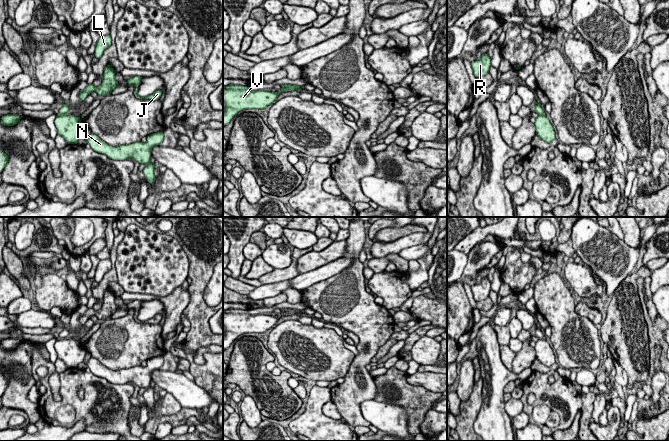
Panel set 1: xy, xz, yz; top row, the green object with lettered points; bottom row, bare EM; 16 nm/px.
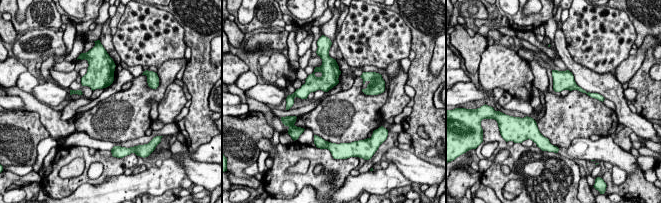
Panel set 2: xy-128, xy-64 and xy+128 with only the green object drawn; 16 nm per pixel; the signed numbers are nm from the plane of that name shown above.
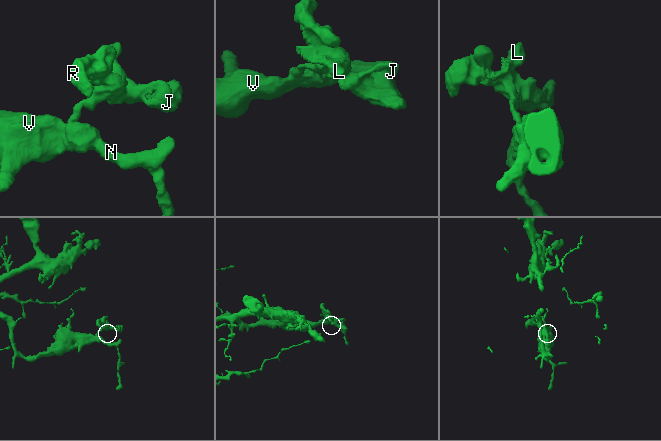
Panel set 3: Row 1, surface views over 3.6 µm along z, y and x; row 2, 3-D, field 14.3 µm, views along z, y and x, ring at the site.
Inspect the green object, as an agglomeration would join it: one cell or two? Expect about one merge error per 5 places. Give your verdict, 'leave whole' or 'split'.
split

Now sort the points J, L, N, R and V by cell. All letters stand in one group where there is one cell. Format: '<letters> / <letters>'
J L R / N V

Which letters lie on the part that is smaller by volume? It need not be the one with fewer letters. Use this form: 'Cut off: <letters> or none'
Cut off: J, L, R

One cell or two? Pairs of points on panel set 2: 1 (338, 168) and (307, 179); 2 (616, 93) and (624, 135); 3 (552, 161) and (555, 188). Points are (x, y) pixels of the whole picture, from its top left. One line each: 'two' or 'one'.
1: one
2: two
3: one

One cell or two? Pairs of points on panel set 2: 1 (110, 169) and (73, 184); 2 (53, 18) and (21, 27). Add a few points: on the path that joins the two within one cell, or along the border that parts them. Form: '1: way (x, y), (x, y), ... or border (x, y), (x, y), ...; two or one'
1: way (101, 178), (98, 181), (82, 181); one
2: way (45, 18), (34, 18), (29, 22); one

